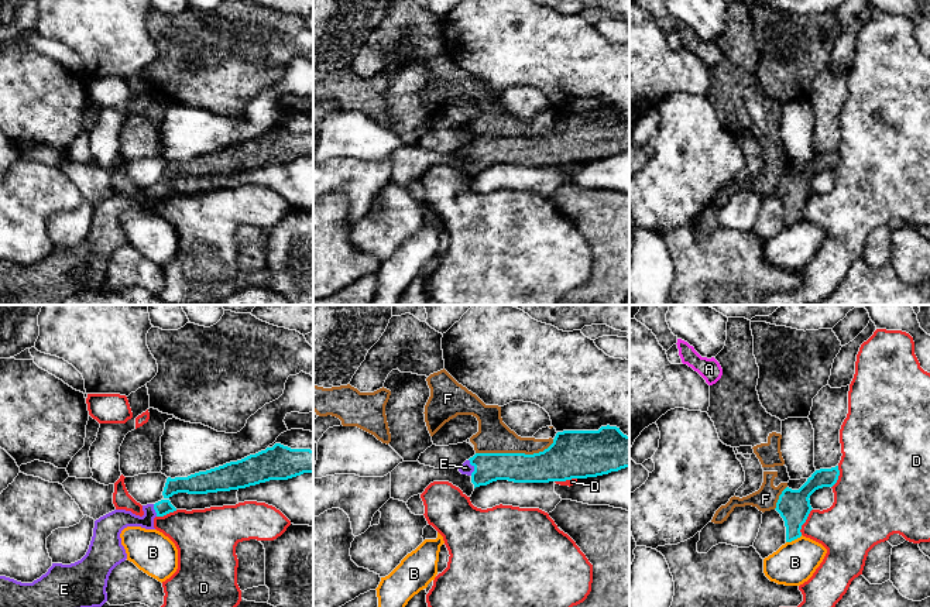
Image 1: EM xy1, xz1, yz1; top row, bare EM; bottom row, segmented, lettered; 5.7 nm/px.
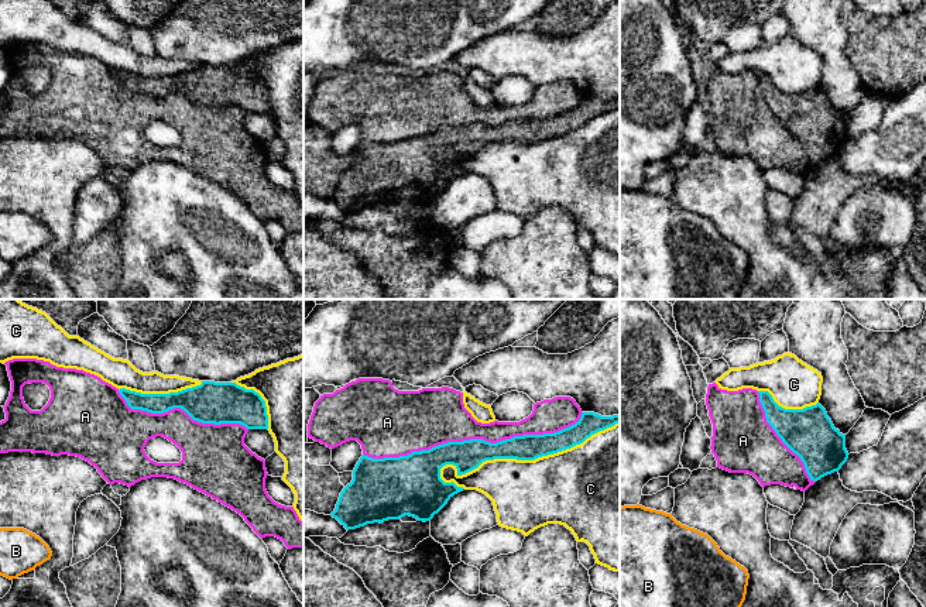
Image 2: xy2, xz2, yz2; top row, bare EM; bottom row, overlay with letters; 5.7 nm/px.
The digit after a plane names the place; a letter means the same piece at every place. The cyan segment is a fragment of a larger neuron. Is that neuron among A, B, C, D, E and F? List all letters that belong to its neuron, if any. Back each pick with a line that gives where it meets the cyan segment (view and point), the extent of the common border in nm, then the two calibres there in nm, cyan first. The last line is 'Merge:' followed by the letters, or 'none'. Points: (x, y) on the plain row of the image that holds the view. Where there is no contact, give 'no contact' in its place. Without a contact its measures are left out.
E: contact xz1 (474, 151); length 100 nm; calibres 170 and 70 nm
Merge: E

